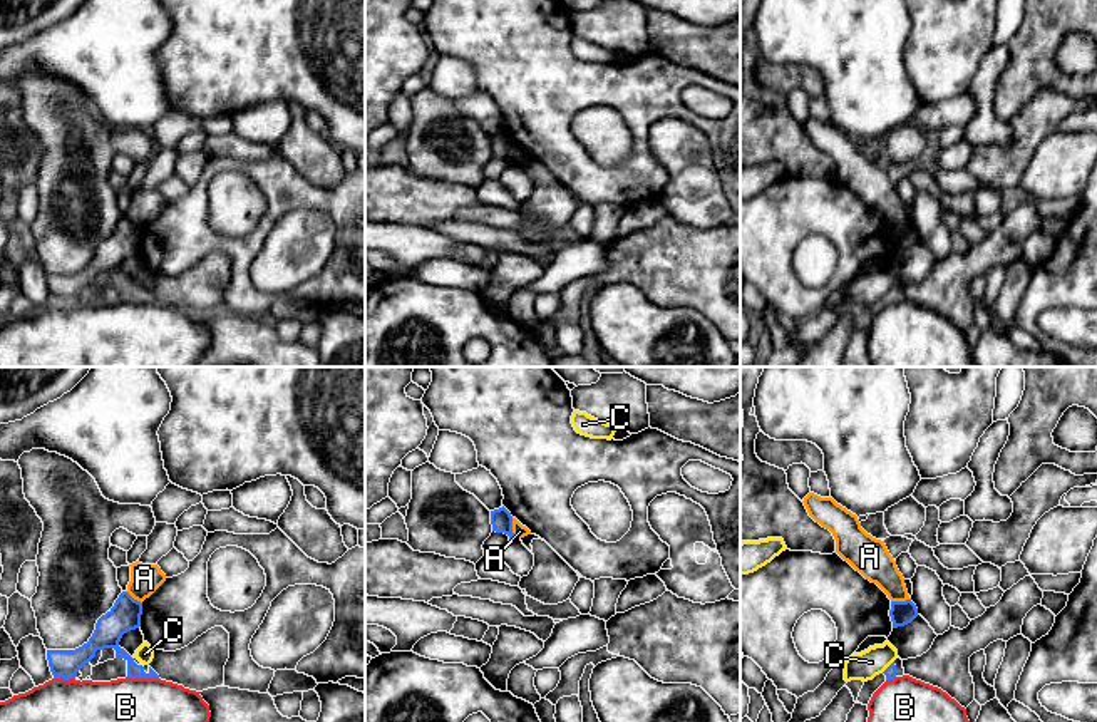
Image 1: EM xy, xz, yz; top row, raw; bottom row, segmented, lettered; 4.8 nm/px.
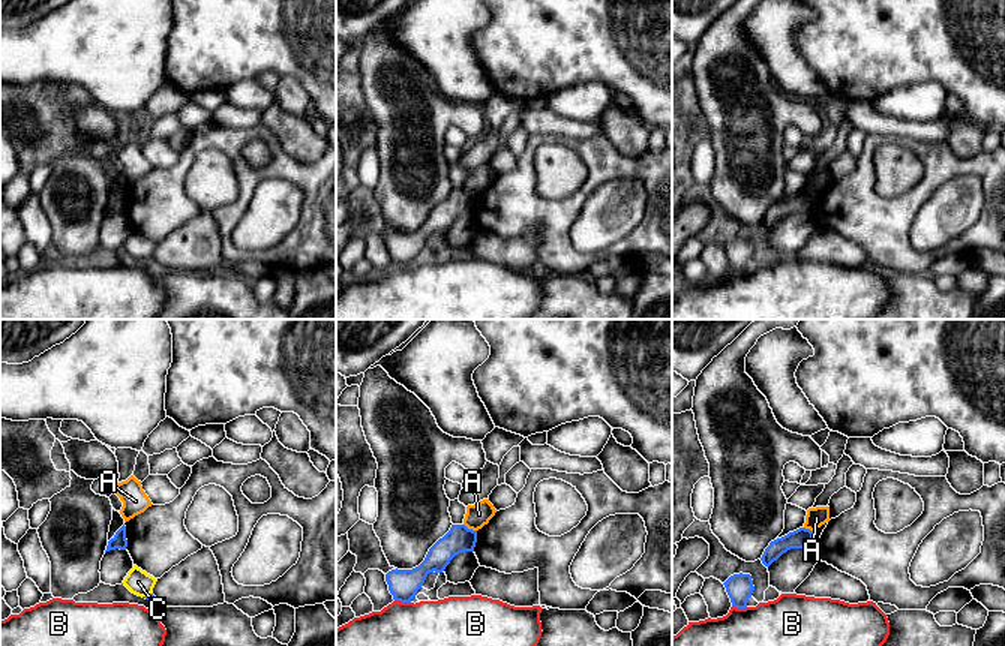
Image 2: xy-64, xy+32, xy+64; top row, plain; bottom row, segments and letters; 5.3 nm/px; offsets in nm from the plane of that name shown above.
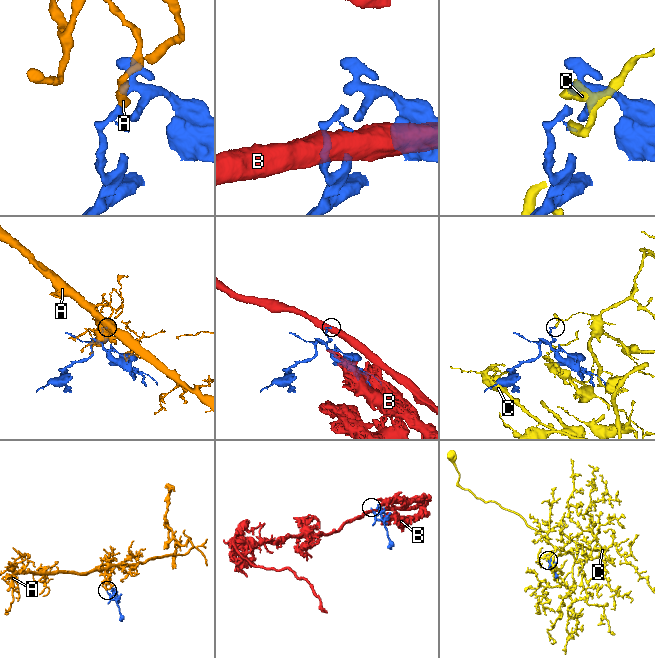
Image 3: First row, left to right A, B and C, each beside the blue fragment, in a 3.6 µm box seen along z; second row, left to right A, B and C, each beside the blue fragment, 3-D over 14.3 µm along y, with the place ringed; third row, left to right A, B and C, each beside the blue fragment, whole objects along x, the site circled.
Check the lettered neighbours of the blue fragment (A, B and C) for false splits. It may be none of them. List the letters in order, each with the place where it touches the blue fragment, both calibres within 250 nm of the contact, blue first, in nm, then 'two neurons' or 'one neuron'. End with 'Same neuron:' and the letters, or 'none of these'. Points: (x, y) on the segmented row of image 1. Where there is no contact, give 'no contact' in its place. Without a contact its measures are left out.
A: xz (511, 528) | 110/60 nm | two neurons
B: xy (143, 677) | 110/200 nm | two neurons
C: yz (888, 667) | 60/140 nm | two neurons
Same neuron: none of these

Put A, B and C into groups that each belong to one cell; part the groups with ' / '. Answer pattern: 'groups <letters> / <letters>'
groups A / B / C

